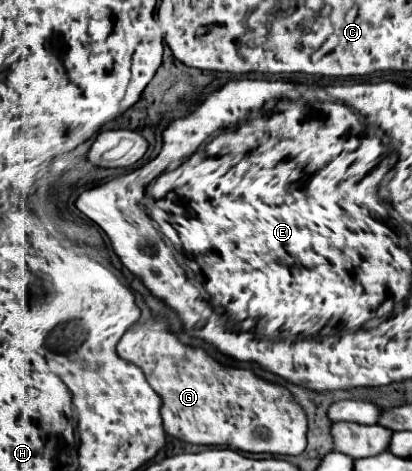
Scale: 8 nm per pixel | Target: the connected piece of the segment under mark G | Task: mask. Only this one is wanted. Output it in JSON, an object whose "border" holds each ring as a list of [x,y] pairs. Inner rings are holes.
{"border":[[[151,317],[147,323],[135,323],[117,345],[119,357],[135,363],[161,397],[167,435],[185,443],[223,445],[245,453],[303,453],[307,447],[307,413],[299,409],[295,395],[285,385],[265,381],[249,367],[227,367],[205,349],[183,345],[169,329],[167,319]]]}

